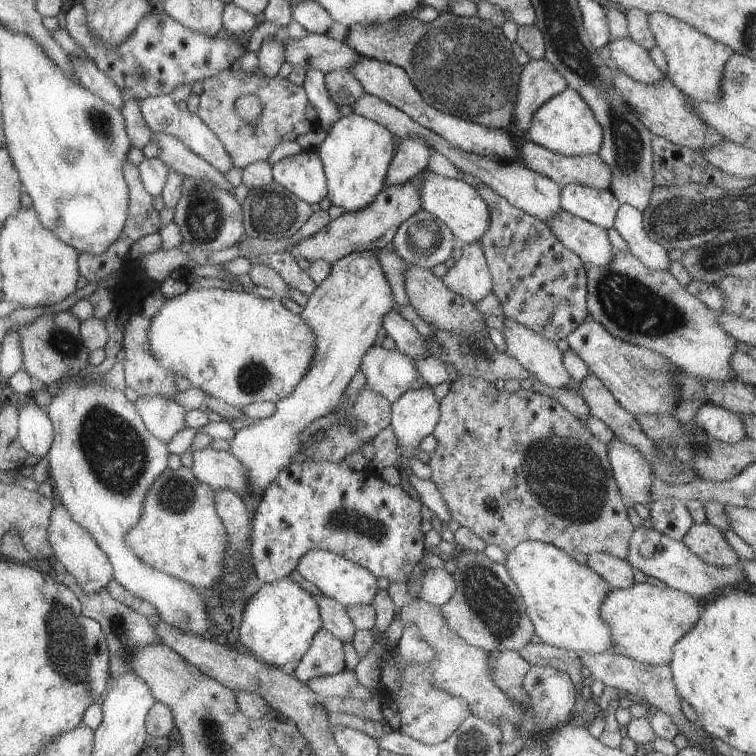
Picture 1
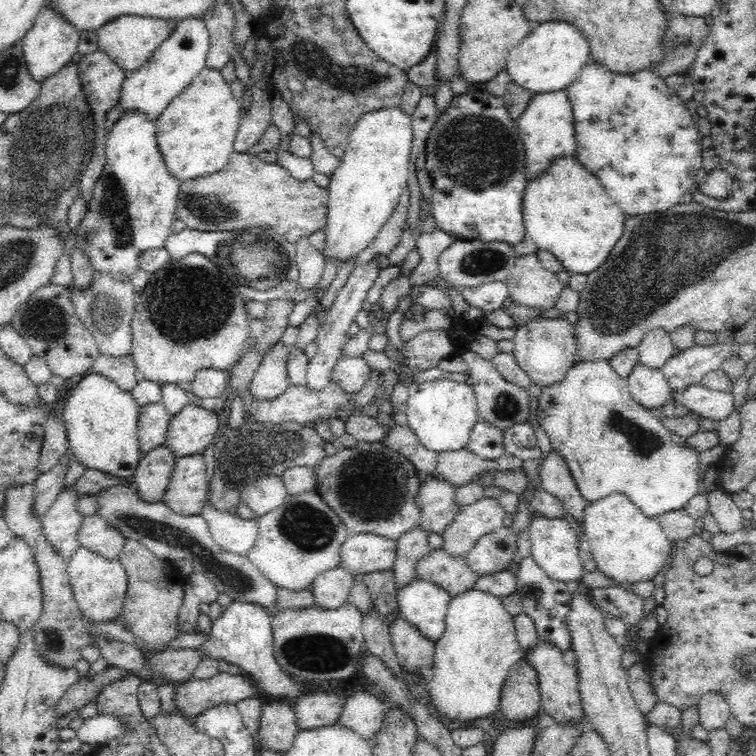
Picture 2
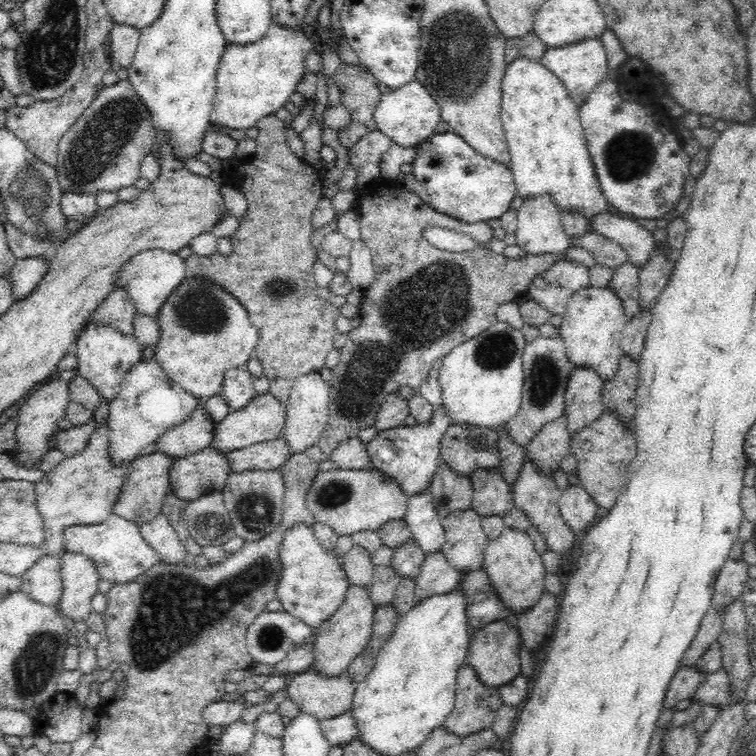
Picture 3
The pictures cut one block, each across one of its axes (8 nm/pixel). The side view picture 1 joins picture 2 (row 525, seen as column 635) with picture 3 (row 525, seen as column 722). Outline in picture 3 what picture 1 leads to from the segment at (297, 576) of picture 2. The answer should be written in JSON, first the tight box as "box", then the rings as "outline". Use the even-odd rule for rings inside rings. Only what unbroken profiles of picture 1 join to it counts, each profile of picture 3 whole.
{"box":[306,469,408,536],"outline":[[[331,469],[320,471],[314,478],[306,502],[315,522],[328,523],[339,536],[358,530],[378,530],[385,522],[404,518],[408,495],[381,470]]]}

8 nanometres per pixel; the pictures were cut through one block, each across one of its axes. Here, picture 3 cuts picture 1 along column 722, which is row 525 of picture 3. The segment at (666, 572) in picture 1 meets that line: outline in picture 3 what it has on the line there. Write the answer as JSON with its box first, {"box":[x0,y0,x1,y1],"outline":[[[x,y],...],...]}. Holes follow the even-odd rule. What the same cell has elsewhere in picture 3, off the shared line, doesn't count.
{"box":[559,484,598,531],"outline":[[[570,484],[566,490],[561,492],[559,509],[565,523],[576,531],[593,522],[598,504],[582,485]]]}

